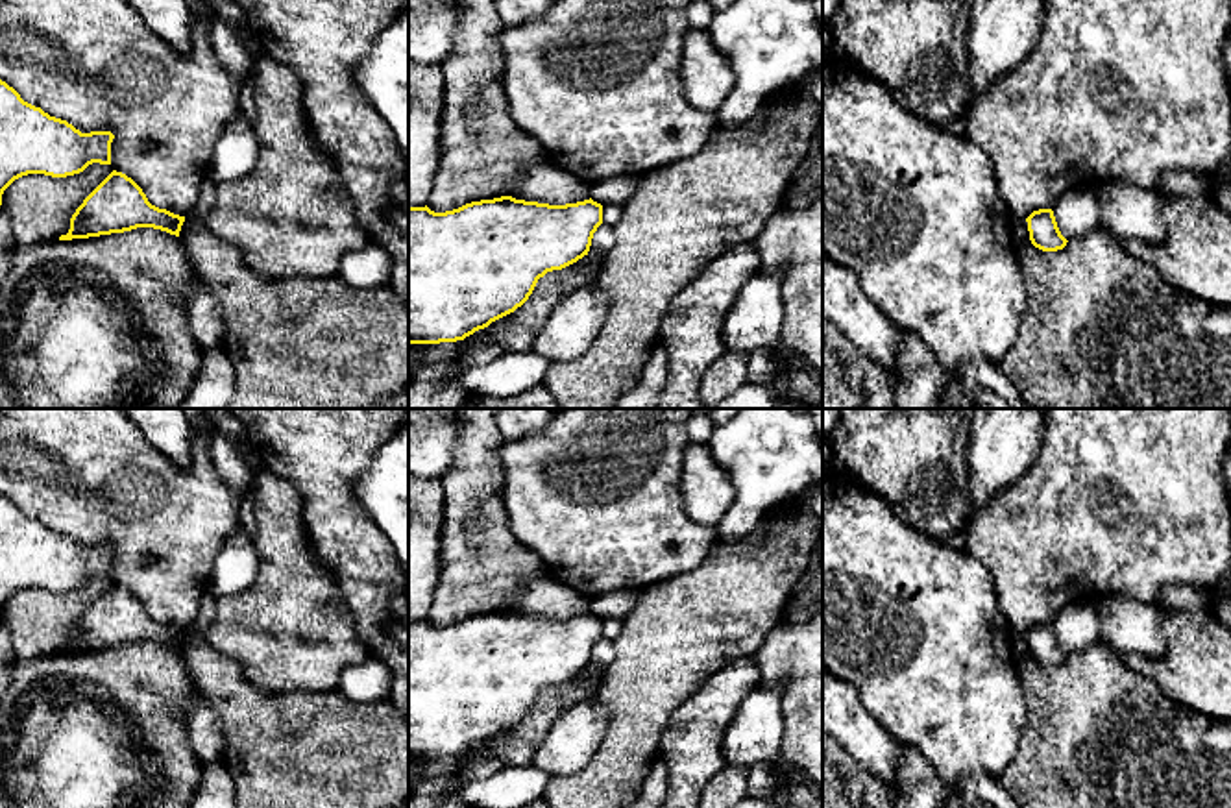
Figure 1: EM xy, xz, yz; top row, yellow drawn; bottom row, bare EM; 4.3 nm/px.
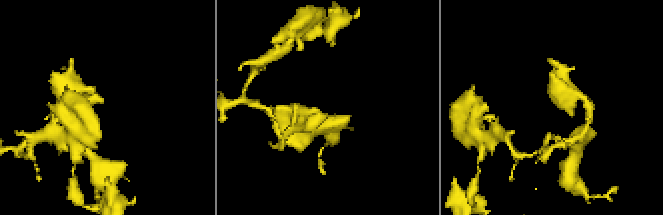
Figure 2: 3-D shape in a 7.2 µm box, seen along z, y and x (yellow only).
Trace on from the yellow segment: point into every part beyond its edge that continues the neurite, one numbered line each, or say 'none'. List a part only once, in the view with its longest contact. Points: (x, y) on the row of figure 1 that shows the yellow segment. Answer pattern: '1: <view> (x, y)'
none

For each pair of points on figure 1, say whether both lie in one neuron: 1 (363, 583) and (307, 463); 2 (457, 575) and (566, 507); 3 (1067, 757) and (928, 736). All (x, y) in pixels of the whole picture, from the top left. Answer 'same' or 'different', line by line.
1: same
2: different
3: different

